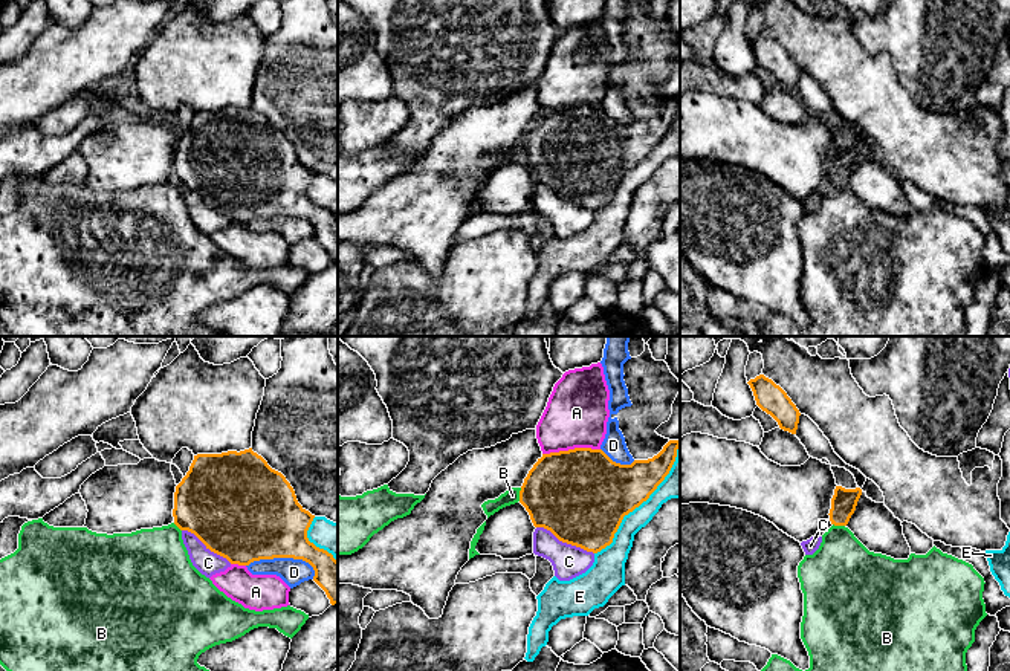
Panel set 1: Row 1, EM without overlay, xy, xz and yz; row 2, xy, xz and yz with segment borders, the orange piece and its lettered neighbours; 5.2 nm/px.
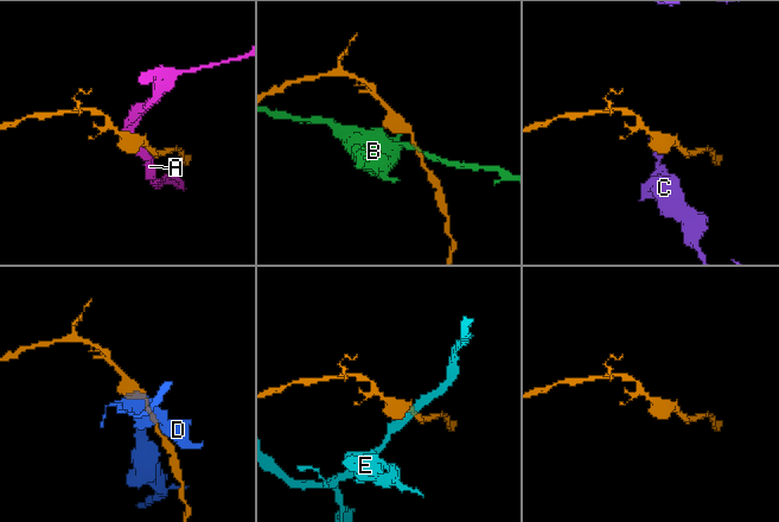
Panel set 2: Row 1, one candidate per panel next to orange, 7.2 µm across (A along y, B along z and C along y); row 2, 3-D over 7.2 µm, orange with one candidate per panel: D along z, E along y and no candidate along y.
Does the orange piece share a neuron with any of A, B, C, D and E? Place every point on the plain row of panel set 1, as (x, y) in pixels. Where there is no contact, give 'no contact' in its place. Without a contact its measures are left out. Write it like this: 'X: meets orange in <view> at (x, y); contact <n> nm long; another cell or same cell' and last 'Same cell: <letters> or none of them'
A: meets orange in xz at (570, 107); contact 300 nm long; another cell
B: meets orange in xz at (520, 152); contact 70 nm long; another cell
C: meets orange in xz at (566, 199); contact 340 nm long; another cell
D: meets orange in xy at (283, 214); contact 380 nm long; another cell
E: meets orange in xz at (640, 161); contact 750 nm long; another cell
Same cell: none of them

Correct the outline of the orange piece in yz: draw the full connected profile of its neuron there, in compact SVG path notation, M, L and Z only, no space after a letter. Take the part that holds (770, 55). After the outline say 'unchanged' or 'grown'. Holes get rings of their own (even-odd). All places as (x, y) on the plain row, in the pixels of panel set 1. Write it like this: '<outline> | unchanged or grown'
M764 32L747 40L753 49L756 63L770 72L781 87L796 92L799 81L799 67L787 50Z | unchanged

